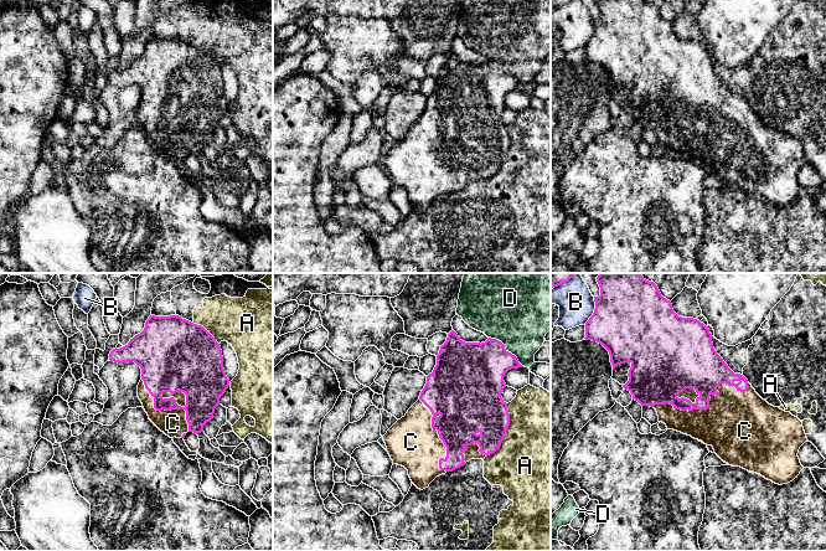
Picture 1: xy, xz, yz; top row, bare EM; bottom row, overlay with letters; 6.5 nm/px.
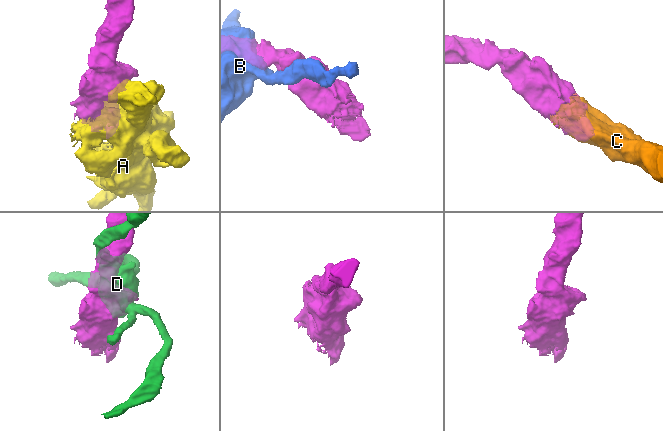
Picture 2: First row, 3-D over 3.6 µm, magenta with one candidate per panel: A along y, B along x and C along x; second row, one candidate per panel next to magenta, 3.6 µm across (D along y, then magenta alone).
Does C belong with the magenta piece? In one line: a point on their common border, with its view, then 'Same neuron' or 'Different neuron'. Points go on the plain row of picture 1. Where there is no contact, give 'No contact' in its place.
Touches magenta at xy (165, 132). Same neuron

